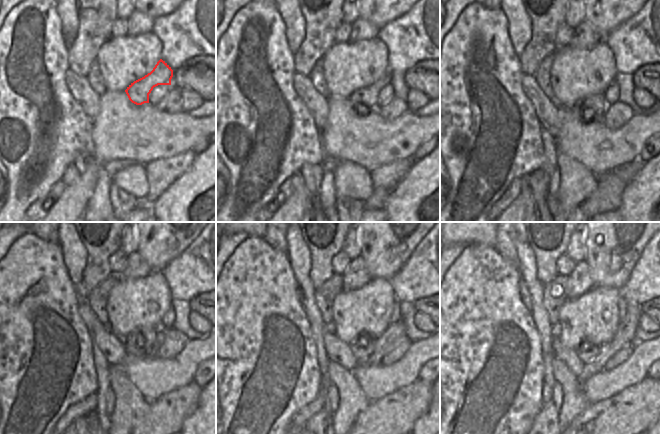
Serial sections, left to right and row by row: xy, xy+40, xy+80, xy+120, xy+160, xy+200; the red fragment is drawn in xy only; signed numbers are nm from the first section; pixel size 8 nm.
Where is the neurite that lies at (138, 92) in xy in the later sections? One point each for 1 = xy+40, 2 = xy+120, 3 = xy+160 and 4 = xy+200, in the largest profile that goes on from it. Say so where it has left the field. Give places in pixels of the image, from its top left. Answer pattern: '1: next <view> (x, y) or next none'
1: next xy+40 (363, 100)
2: next xy+120 (142, 339)
3: next xy+160 (362, 346)
4: next xy+200 (586, 351)

